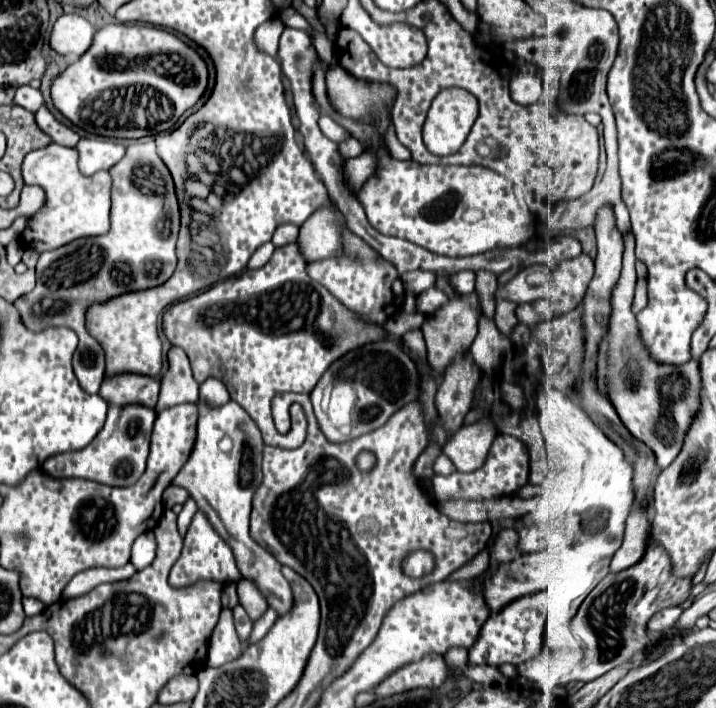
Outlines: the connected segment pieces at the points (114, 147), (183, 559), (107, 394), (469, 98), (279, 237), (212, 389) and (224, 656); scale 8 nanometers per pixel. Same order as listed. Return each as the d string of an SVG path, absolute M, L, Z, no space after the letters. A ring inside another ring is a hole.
M98 136L82 138L76 144L76 150L80 154L80 162L78 162L80 172L86 176L98 170L110 170L126 154L126 146Z
M198 510L190 522L188 534L184 538L182 556L174 564L168 580L170 580L170 586L174 586L174 588L186 588L186 586L198 582L200 578L214 580L214 582L238 582L242 580L242 574L238 572L238 566L236 566L236 560L234 560L230 546L222 540L222 536L218 536L218 532L214 530L214 526L210 524L210 520L206 518L206 514L202 510Z
M122 372L106 376L100 394L110 404L144 404L154 408L158 402L160 382L152 376Z
M460 88L442 90L434 98L423 126L423 141L427 149L432 154L444 154L444 156L454 154L458 150L458 146L466 140L476 116L478 116L478 102L470 92L460 90Z
M280 224L278 228L276 228L276 232L274 232L274 238L272 238L272 242L276 244L276 246L286 246L286 244L290 244L290 242L296 242L298 240L298 226L296 224Z
M208 378L206 382L200 384L200 398L208 400L214 406L220 406L226 400L230 400L226 386L220 380L216 380L216 378Z
M223 608L220 624L214 628L210 648L208 648L208 666L222 666L236 660L242 654L242 642L234 628L234 616L231 609Z

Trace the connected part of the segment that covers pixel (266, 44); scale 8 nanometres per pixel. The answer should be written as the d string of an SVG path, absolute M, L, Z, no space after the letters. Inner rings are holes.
M278 18L264 22L258 27L258 32L256 32L258 48L268 52L270 56L276 56L279 48L279 39L284 28L284 24Z

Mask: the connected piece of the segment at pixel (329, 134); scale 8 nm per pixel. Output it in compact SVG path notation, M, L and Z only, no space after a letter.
M320 116L318 126L320 126L322 134L324 134L328 140L334 140L334 142L344 142L346 138L350 138L348 130L344 130L342 126L338 126L338 124L336 124L332 118L328 118L328 116Z

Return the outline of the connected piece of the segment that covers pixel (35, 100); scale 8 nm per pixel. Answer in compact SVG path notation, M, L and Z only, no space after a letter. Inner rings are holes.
M22 86L16 90L14 102L30 112L36 112L40 106L44 106L44 98L40 94L40 90L34 90L32 86Z

